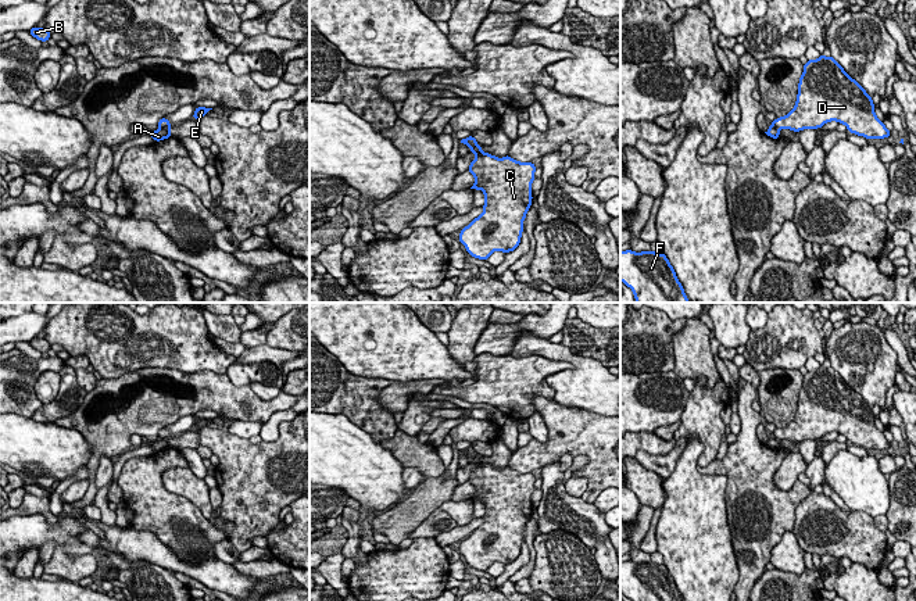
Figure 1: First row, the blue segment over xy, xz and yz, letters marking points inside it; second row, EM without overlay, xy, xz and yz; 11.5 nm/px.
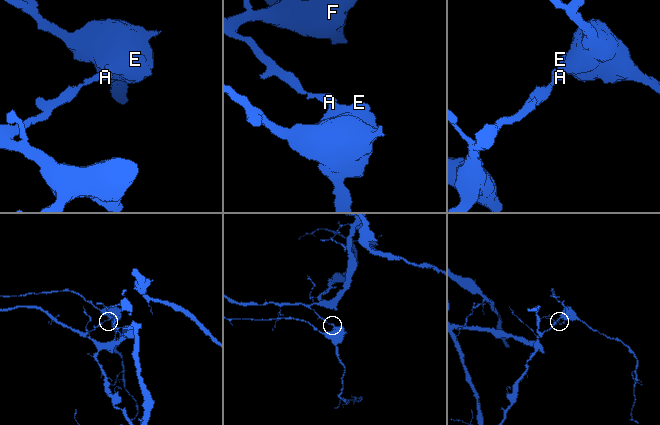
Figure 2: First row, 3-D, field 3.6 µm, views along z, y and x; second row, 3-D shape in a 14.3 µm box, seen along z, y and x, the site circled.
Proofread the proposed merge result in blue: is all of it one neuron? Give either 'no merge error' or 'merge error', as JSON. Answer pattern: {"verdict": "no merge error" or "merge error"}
{"verdict": "merge error"}

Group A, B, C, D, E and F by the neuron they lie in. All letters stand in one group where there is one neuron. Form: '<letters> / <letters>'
A F / B C D E

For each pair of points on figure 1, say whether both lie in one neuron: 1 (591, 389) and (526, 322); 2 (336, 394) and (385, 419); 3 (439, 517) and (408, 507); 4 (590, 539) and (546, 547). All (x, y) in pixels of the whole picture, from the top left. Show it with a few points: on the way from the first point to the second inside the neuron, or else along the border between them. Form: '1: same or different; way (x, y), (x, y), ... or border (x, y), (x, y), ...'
1: different; border (547, 339), (530, 332), (522, 332), (511, 350)
2: same; way (349, 394), (372, 418)
3: different; border (439, 507), (408, 535)
4: different; border (550, 532), (558, 529), (568, 530), (589, 548)

